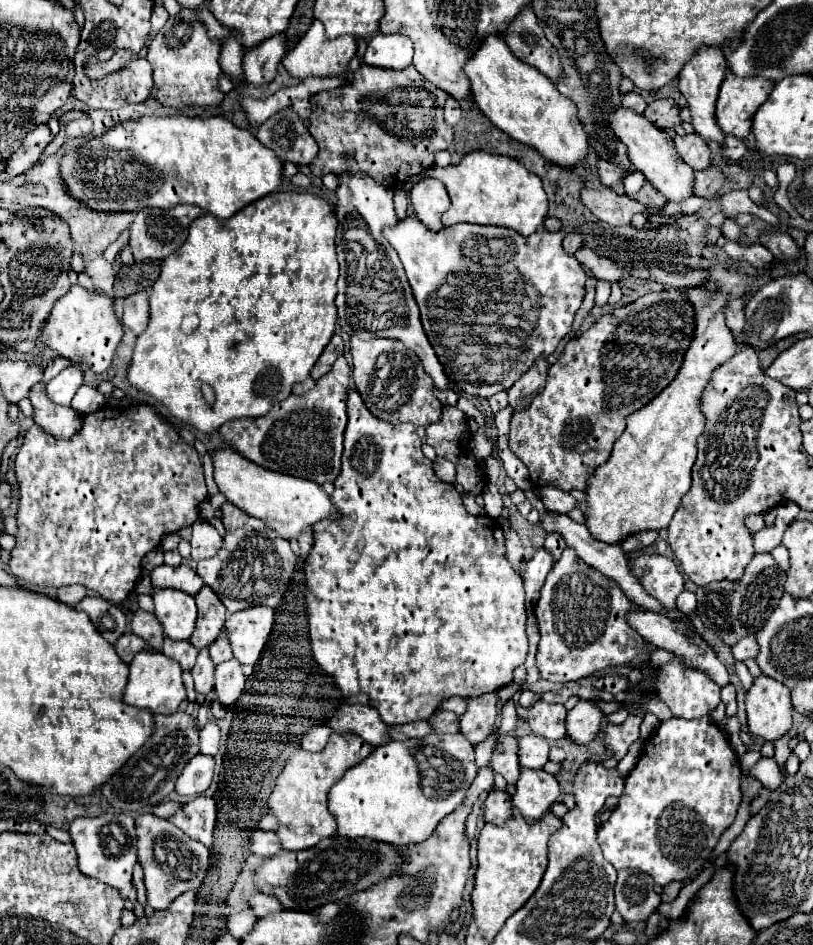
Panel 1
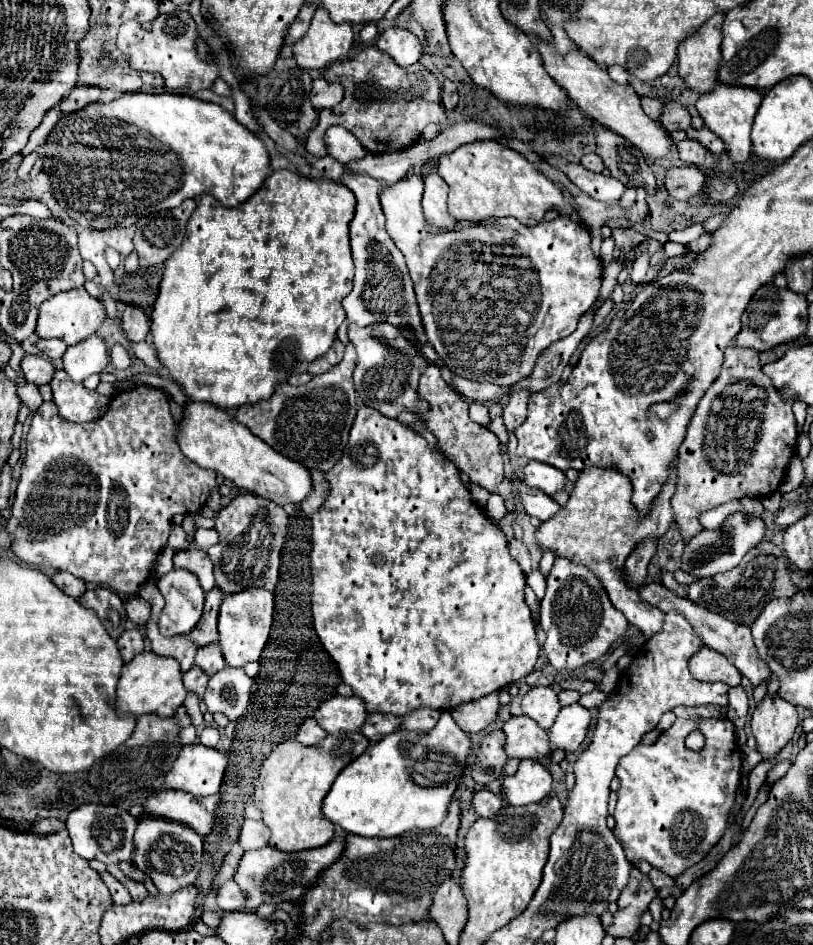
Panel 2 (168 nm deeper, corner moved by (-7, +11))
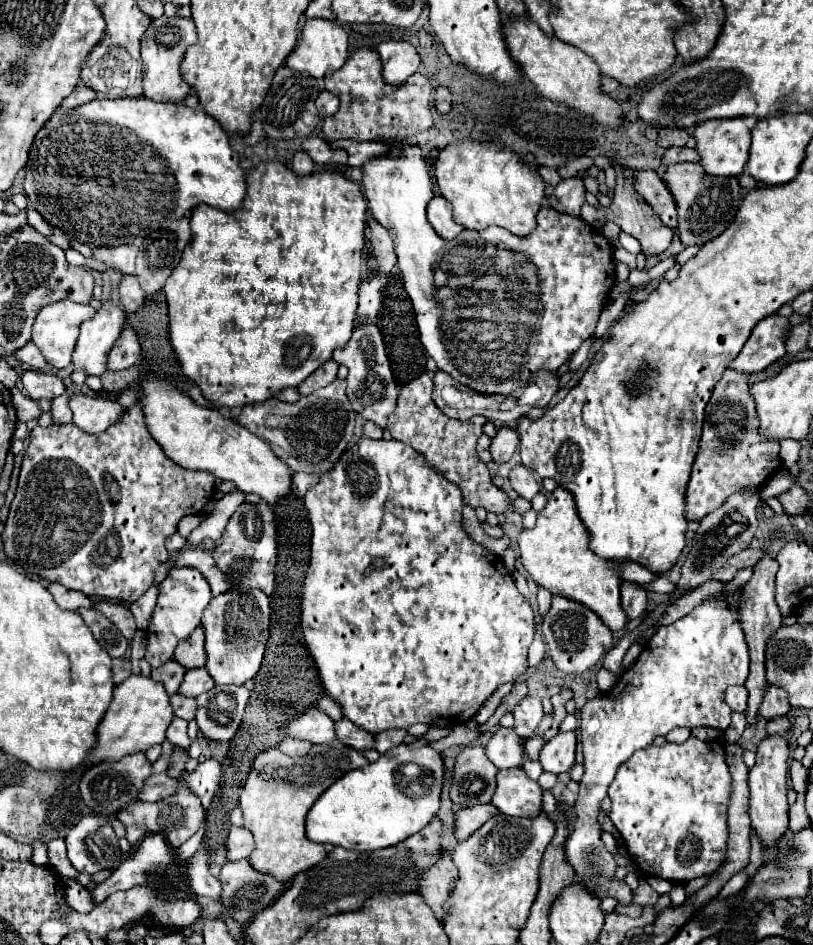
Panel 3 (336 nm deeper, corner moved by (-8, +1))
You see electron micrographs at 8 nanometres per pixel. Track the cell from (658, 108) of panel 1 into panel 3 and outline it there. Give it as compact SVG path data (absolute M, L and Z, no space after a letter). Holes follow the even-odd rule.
M662 128L658 132L658 140L656 144L660 148L672 148L672 146L686 146L690 134L686 130L680 130L680 128Z

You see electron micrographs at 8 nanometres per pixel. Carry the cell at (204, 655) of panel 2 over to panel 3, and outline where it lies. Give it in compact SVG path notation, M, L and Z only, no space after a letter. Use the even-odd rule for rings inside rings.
M196 668L196 670L186 670L184 680L178 688L178 694L188 696L188 698L196 698L208 690L212 690L212 678L208 678L208 672L204 668Z

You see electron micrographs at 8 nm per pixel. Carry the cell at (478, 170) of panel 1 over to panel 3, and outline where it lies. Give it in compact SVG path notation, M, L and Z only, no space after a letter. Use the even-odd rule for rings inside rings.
M460 140L440 150L434 162L440 194L454 206L454 222L468 230L502 226L516 236L526 236L536 228L536 214L546 200L546 186L516 154L490 140Z

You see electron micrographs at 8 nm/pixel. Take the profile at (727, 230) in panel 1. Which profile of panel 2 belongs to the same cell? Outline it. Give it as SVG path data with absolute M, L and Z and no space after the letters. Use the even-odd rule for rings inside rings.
M703 233L697 240L687 244L687 252L701 253L707 249L712 241L712 233Z

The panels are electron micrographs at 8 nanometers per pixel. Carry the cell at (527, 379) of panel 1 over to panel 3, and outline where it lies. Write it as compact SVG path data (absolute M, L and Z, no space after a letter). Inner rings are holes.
M500 428L498 436L490 444L492 460L498 464L508 462L512 458L512 454L516 452L516 446L518 446L518 432L514 432L510 428Z

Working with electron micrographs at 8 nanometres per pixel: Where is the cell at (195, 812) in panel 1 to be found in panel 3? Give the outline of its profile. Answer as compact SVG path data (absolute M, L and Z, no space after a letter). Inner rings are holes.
M180 786L172 796L164 798L162 802L154 802L154 804L132 802L118 812L118 820L126 826L126 840L130 842L130 846L136 846L140 838L148 834L164 834L166 842L174 850L180 848L200 828L202 818L204 818L204 808L200 804L200 798L196 798L196 794L186 786Z

